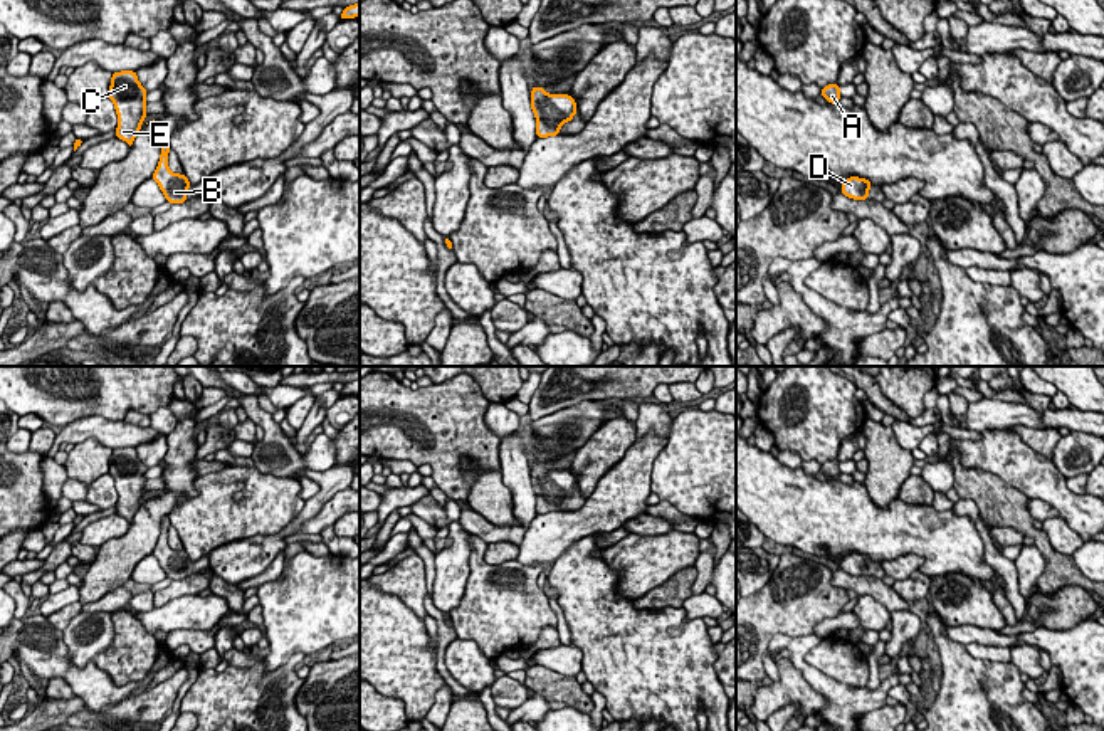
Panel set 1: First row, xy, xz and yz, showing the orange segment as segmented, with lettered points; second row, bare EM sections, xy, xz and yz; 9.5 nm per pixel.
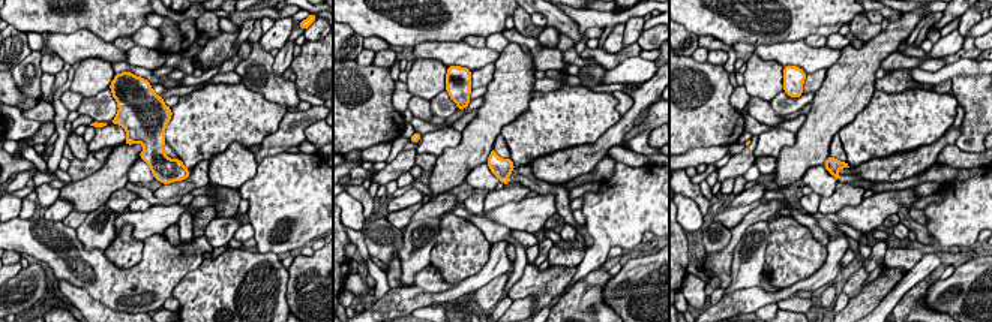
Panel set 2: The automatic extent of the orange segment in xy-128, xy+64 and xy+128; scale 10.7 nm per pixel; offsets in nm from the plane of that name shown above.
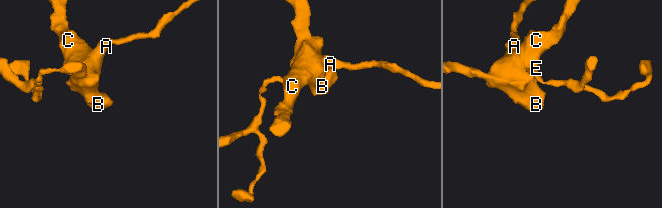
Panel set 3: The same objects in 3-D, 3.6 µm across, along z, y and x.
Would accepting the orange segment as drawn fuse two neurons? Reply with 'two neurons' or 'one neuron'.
one neuron

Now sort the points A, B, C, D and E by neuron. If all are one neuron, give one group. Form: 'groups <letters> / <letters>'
groups A B C D E

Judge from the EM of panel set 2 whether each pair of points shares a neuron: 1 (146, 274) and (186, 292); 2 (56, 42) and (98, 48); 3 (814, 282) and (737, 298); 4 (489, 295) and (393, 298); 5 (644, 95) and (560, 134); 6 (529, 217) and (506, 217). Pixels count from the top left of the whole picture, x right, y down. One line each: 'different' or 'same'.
1: different
2: same
3: same
4: different
5: different
6: same

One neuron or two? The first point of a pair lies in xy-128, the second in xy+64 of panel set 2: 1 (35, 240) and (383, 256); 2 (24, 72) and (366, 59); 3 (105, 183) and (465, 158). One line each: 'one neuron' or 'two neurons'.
1: one neuron
2: one neuron
3: one neuron

